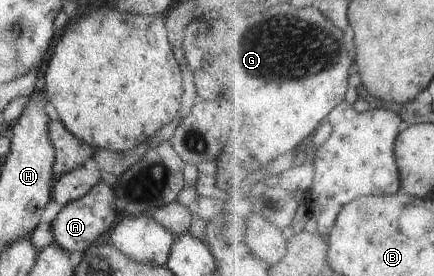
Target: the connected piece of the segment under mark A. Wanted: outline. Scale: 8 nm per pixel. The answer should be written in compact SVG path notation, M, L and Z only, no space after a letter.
M104 176L102 182L92 187L82 198L61 207L61 211L51 222L53 243L69 254L85 253L87 248L95 245L97 238L100 240L109 228L114 227L117 214L113 180Z

